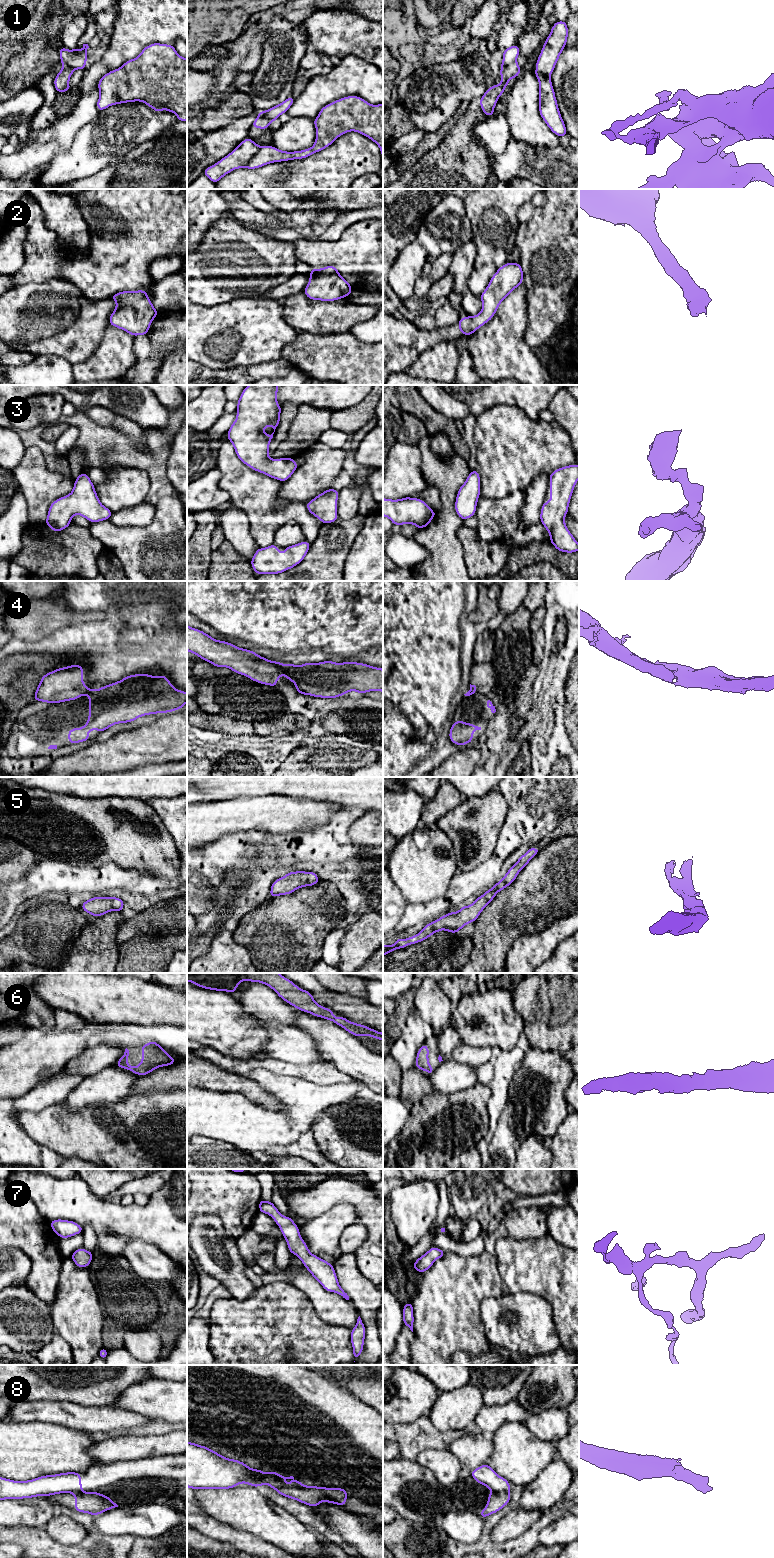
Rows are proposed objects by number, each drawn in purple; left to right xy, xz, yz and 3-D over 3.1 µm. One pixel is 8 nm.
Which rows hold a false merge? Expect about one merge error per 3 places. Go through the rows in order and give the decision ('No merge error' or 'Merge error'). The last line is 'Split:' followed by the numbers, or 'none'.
1: Merge error
2: No merge error
3: No merge error
4: Merge error
5: No merge error
6: No merge error
7: No merge error
8: Merge error
Split: 1, 4, 8

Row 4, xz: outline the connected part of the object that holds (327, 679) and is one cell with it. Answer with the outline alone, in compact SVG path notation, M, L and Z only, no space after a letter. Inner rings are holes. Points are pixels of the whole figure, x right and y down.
M274 663L284 671L286 678L295 684L296 691L302 695L337 698L350 691L357 691L362 695L370 691L383 692L383 669L364 663Z

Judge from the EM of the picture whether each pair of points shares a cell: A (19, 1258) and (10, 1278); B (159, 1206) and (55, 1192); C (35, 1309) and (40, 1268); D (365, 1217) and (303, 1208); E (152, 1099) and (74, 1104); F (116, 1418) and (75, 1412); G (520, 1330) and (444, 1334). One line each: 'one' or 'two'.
A: one
B: one
C: two
D: one
E: two
F: one
G: two

